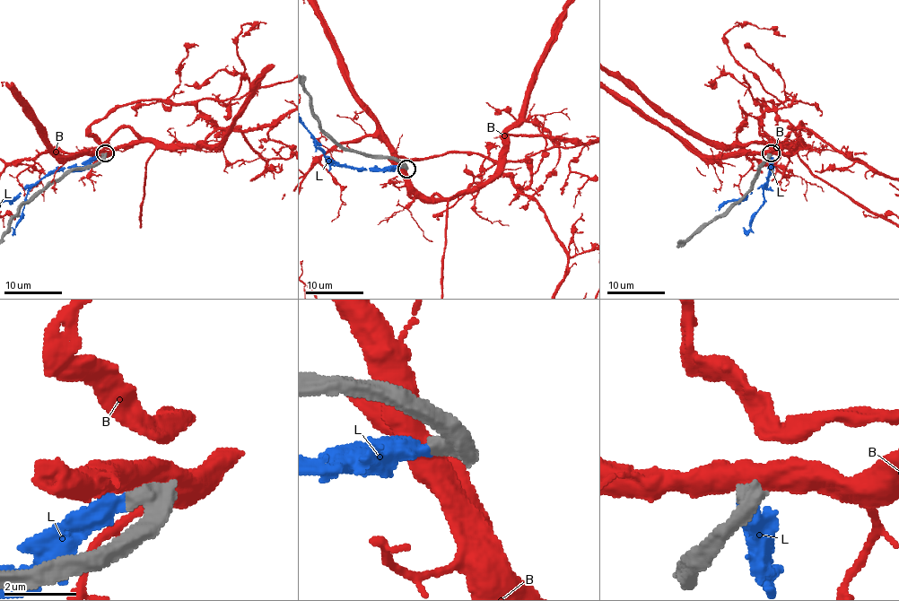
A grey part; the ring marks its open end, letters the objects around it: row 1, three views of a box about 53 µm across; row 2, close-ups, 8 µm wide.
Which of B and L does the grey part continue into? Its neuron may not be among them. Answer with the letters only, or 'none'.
none

